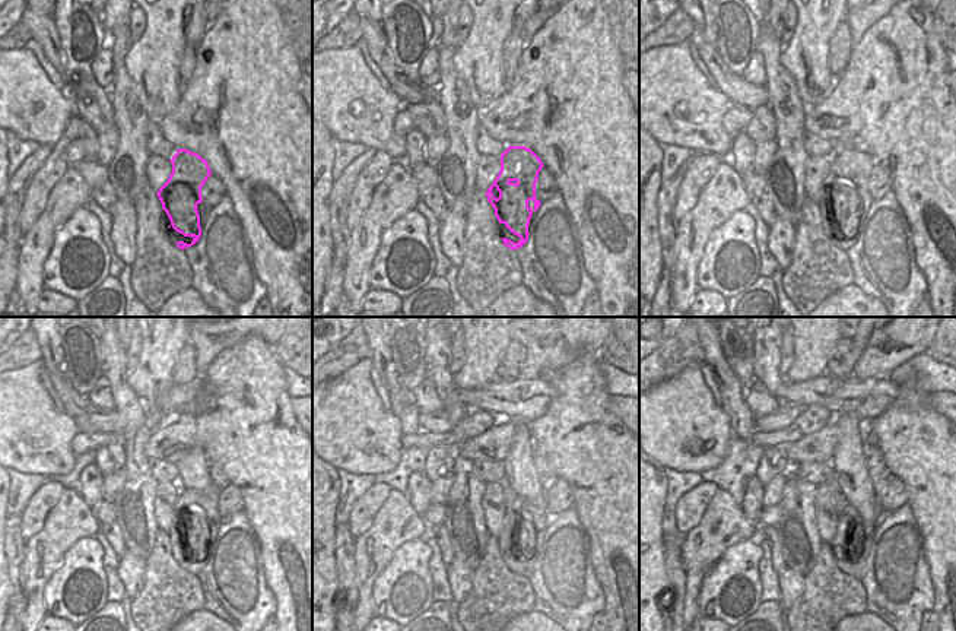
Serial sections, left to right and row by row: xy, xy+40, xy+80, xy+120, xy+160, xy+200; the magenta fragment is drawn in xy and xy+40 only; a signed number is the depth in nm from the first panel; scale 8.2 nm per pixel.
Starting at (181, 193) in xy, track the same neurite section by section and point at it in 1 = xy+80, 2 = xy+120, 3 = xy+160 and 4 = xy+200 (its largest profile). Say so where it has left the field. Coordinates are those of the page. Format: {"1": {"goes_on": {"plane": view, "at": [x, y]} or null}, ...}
{"1": {"goes_on": {"plane": "xy+80", "at": [848, 165]}}, "2": {"goes_on": {"plane": "xy+120", "at": [206, 501]}}, "3": {"goes_on": {"plane": "xy+160", "at": [520, 558]}}, "4": {"goes_on": {"plane": "xy+200", "at": [850, 557]}}}

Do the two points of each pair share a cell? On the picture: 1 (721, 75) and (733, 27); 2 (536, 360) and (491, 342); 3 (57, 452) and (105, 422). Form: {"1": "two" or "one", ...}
{"1": "two", "2": "two", "3": "two"}

